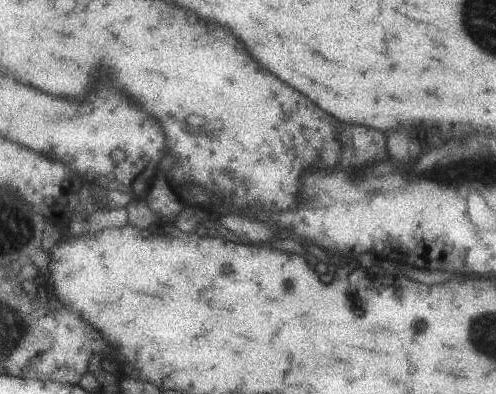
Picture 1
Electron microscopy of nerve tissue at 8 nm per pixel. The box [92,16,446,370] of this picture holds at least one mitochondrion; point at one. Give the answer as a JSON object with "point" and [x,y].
{"point":[232,177]}

